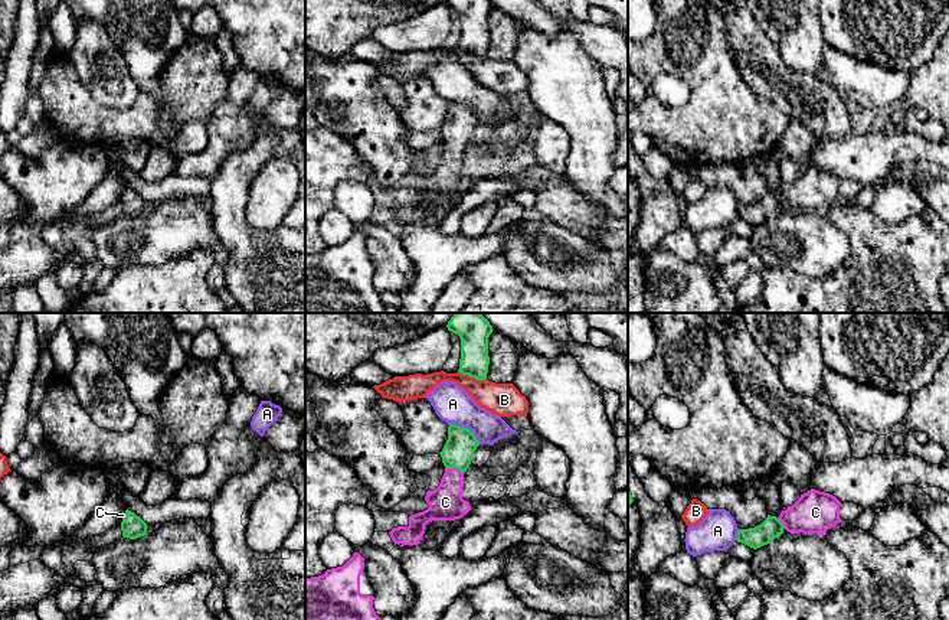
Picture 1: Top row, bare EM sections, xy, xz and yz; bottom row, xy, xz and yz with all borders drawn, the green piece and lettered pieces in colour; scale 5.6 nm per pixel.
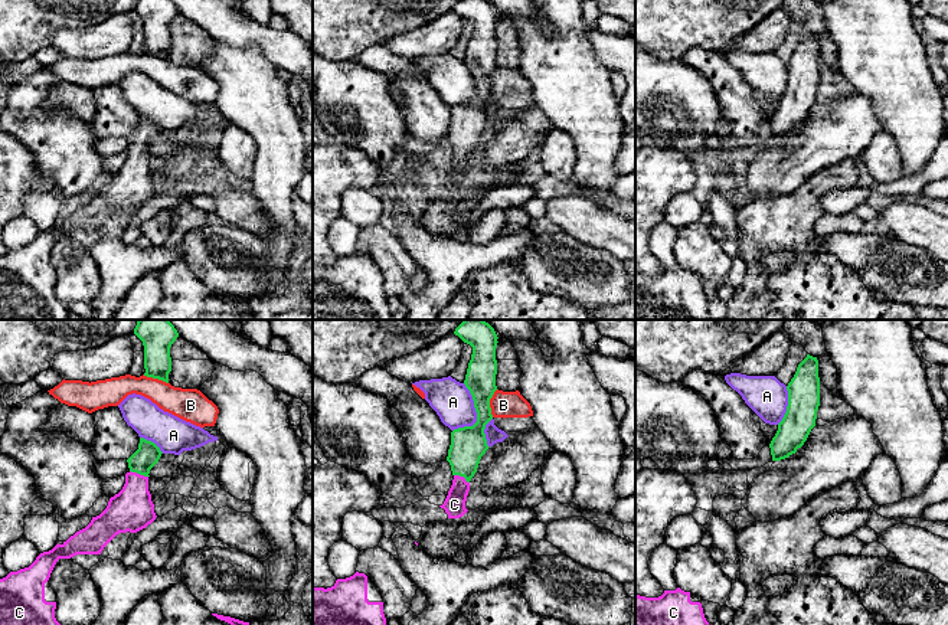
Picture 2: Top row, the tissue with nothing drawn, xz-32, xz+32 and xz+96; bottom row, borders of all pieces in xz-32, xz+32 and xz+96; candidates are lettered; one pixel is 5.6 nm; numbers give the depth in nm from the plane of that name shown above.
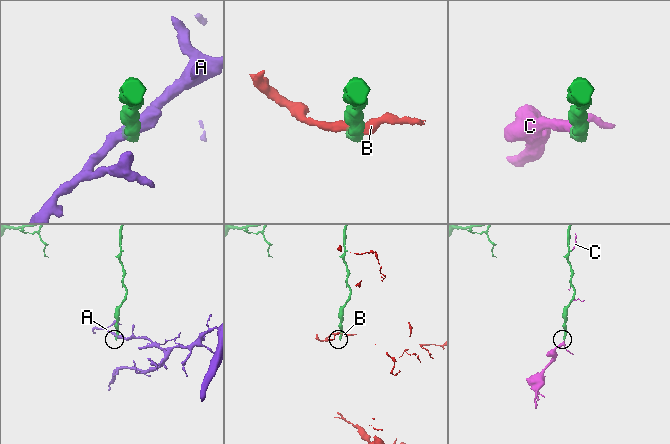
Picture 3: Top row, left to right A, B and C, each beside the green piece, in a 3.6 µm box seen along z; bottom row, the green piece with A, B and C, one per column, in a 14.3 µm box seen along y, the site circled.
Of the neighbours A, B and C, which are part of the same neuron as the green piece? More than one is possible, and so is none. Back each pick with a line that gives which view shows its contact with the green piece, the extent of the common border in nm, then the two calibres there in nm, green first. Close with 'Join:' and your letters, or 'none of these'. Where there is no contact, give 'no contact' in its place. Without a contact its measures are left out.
C: meets green in xz; contact 110 nm long; 170 nm thick on the green side, 190 nm on the other
Join: C

